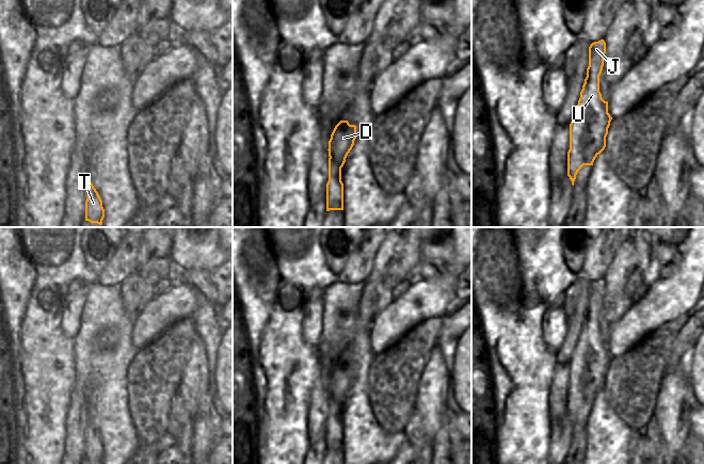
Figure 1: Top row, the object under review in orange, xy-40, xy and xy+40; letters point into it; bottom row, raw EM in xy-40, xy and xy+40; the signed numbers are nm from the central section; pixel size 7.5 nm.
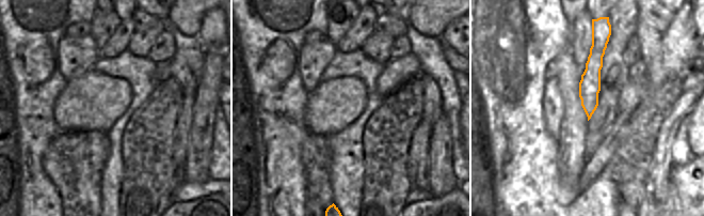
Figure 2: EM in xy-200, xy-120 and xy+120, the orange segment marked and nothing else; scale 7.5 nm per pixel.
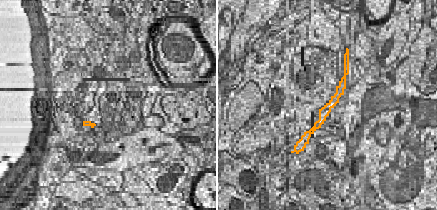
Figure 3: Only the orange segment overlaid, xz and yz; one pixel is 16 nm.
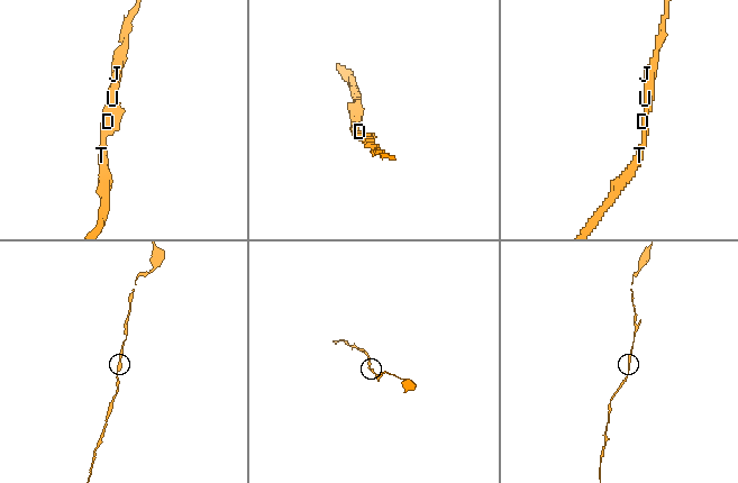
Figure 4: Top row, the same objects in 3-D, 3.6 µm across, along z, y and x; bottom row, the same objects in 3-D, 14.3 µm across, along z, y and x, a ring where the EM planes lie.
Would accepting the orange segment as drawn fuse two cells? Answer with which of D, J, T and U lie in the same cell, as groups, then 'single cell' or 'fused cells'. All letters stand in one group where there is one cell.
groups D J T U; single cell

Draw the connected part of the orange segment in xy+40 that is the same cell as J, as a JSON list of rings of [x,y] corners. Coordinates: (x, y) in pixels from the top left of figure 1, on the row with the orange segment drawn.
[[[604,39],[590,45],[587,77],[570,124],[567,176],[573,186],[578,171],[583,165],[593,165],[595,158],[606,147],[606,137],[612,117],[608,113],[608,101],[602,98],[599,92],[605,53]]]

